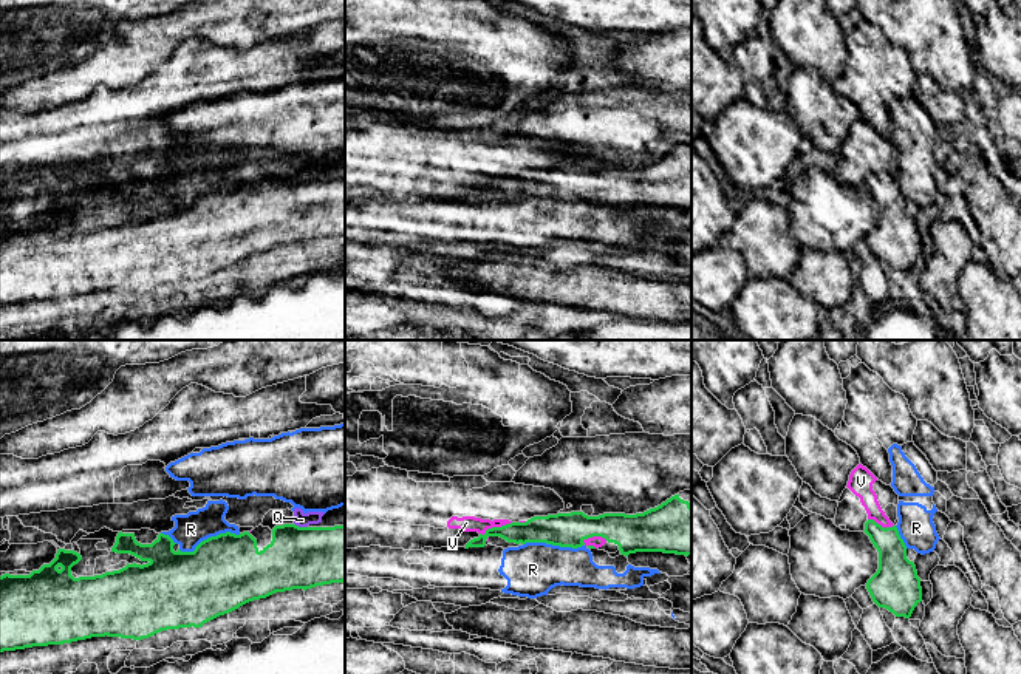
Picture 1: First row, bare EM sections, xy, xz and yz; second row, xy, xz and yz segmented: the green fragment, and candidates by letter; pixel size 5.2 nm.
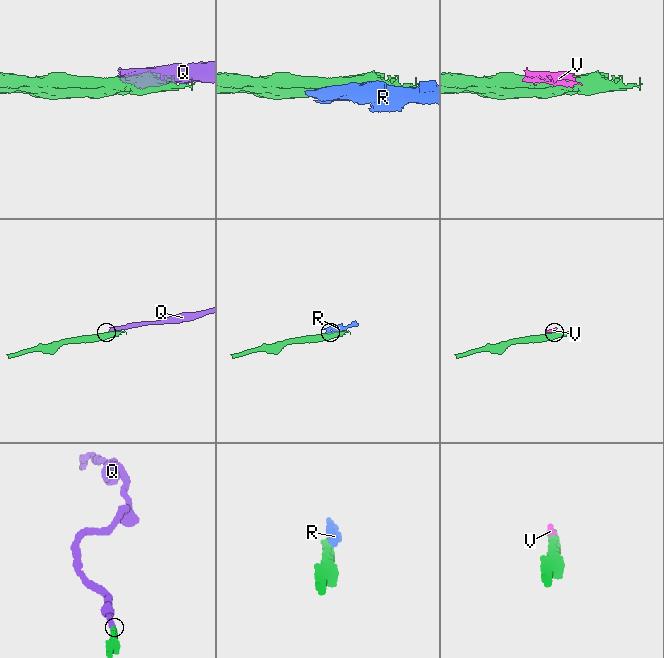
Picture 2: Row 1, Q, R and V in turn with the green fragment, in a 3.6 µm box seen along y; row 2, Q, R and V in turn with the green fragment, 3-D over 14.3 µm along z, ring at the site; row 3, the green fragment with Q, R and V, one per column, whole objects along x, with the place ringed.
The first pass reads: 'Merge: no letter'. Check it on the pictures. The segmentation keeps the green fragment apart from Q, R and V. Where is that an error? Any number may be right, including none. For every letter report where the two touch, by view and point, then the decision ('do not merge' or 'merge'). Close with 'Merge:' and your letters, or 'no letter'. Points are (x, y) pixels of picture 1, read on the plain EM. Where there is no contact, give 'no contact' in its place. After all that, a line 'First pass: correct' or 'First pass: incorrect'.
Q: xy (300, 181) | do not merge
R: xy (211, 190) | do not merge
V: xz (495, 181) | do not merge
Merge: no letter
First pass: correct

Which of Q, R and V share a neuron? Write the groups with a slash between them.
Q V / R

